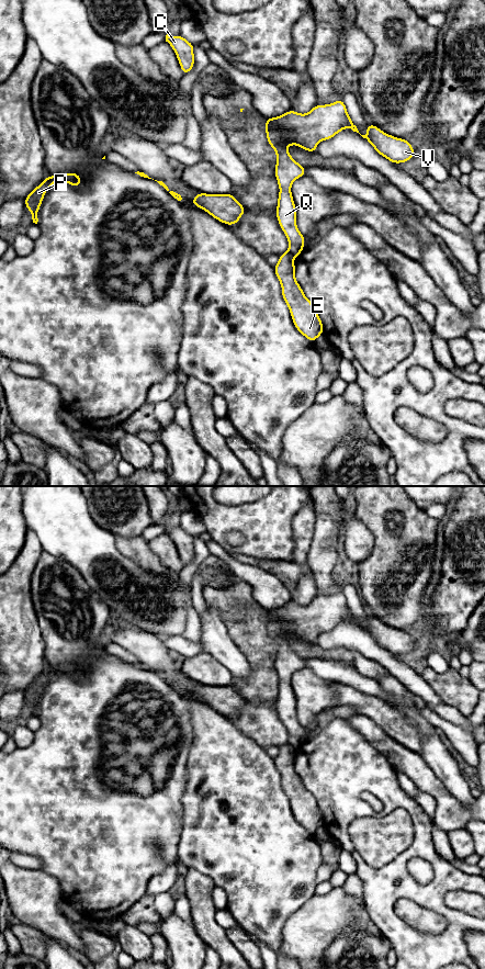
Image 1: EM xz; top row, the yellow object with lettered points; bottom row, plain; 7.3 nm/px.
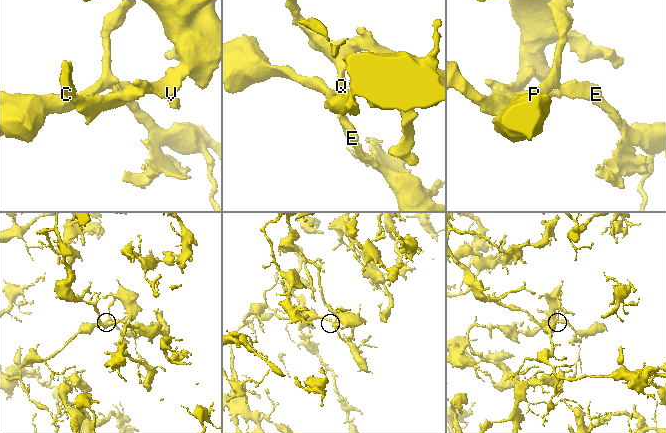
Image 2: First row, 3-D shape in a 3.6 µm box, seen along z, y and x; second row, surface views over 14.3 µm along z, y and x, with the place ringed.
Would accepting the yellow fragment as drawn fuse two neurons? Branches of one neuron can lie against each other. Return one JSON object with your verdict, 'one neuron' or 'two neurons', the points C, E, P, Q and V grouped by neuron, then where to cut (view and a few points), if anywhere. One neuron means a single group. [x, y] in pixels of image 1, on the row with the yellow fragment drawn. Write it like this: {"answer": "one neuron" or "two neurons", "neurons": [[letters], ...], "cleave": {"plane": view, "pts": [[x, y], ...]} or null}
{"answer": "two neurons", "neurons": [["C", "Q", "V"], ["E", "P"]], "cleave": {"plane": "xz", "pts": [[288, 251], [293, 256]]}}

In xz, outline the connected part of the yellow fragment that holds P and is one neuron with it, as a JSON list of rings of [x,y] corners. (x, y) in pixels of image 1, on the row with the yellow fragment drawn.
[[[75,172],[59,173],[52,177],[46,176],[45,180],[24,198],[25,207],[31,212],[33,223],[37,224],[37,212],[42,205],[44,195],[55,182],[66,182],[78,188],[81,184],[81,177]]]

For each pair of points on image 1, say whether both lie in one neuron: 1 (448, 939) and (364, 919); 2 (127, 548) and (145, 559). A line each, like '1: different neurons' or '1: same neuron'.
1: different neurons
2: same neuron

